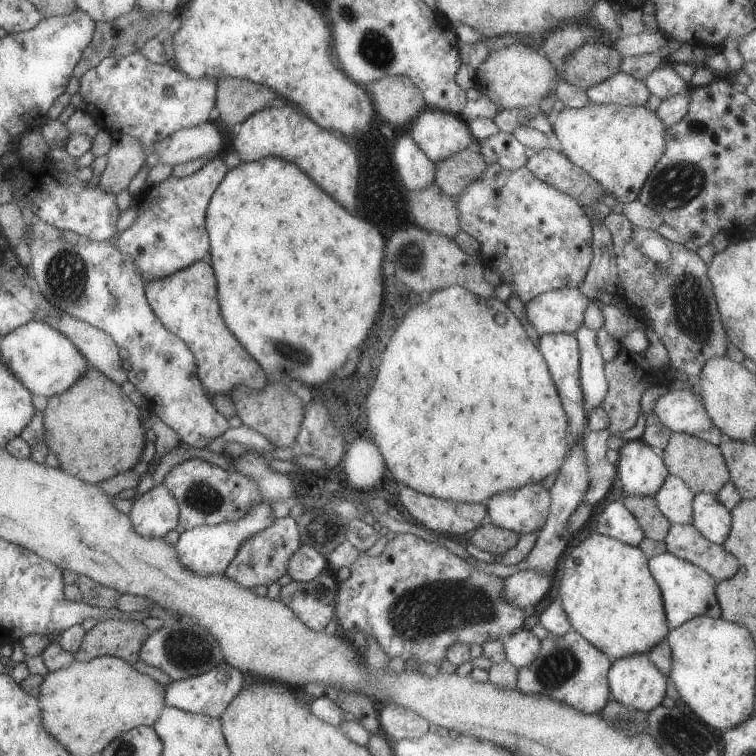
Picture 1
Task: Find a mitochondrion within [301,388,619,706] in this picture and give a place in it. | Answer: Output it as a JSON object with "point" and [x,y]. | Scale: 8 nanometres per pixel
{"point":[414,608]}

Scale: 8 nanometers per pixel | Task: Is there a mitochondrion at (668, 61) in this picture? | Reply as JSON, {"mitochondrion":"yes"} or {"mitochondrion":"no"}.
{"mitochondrion":"no"}

